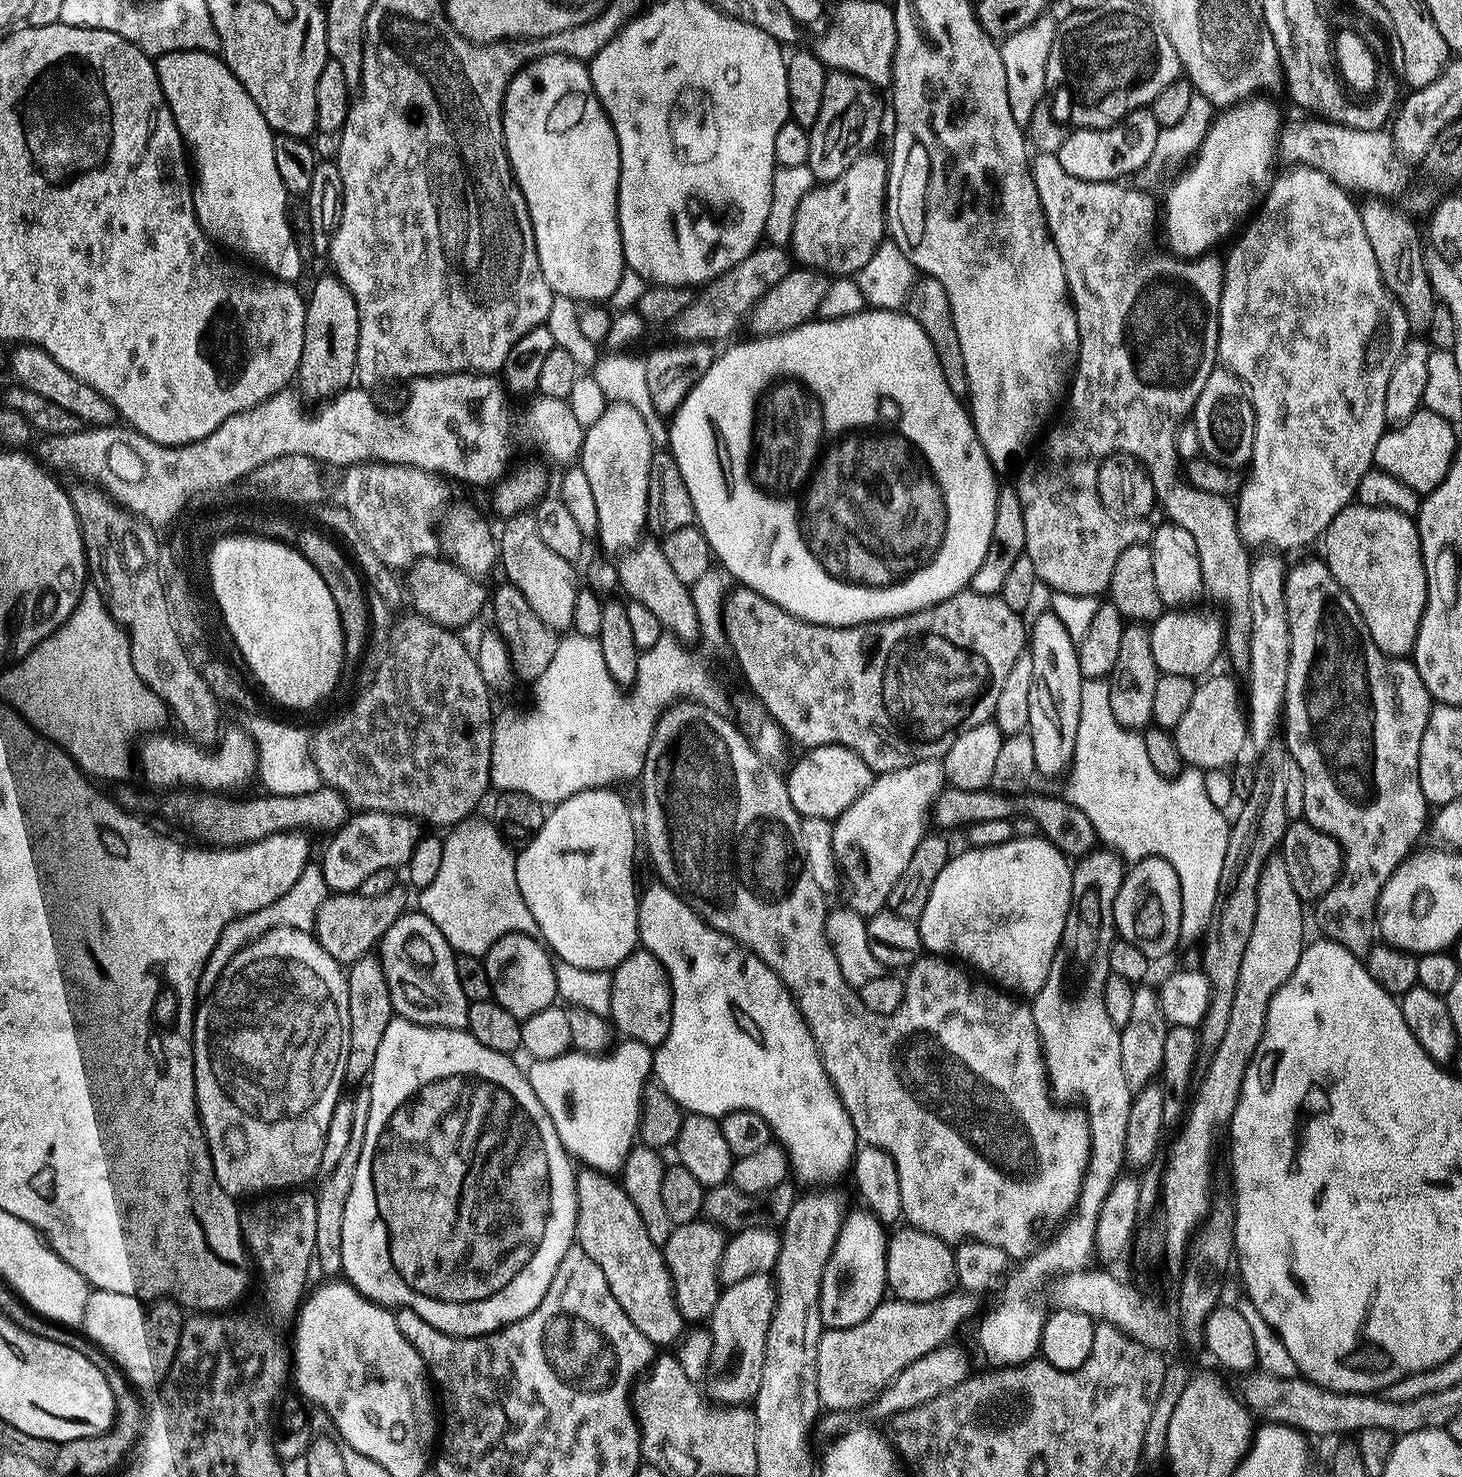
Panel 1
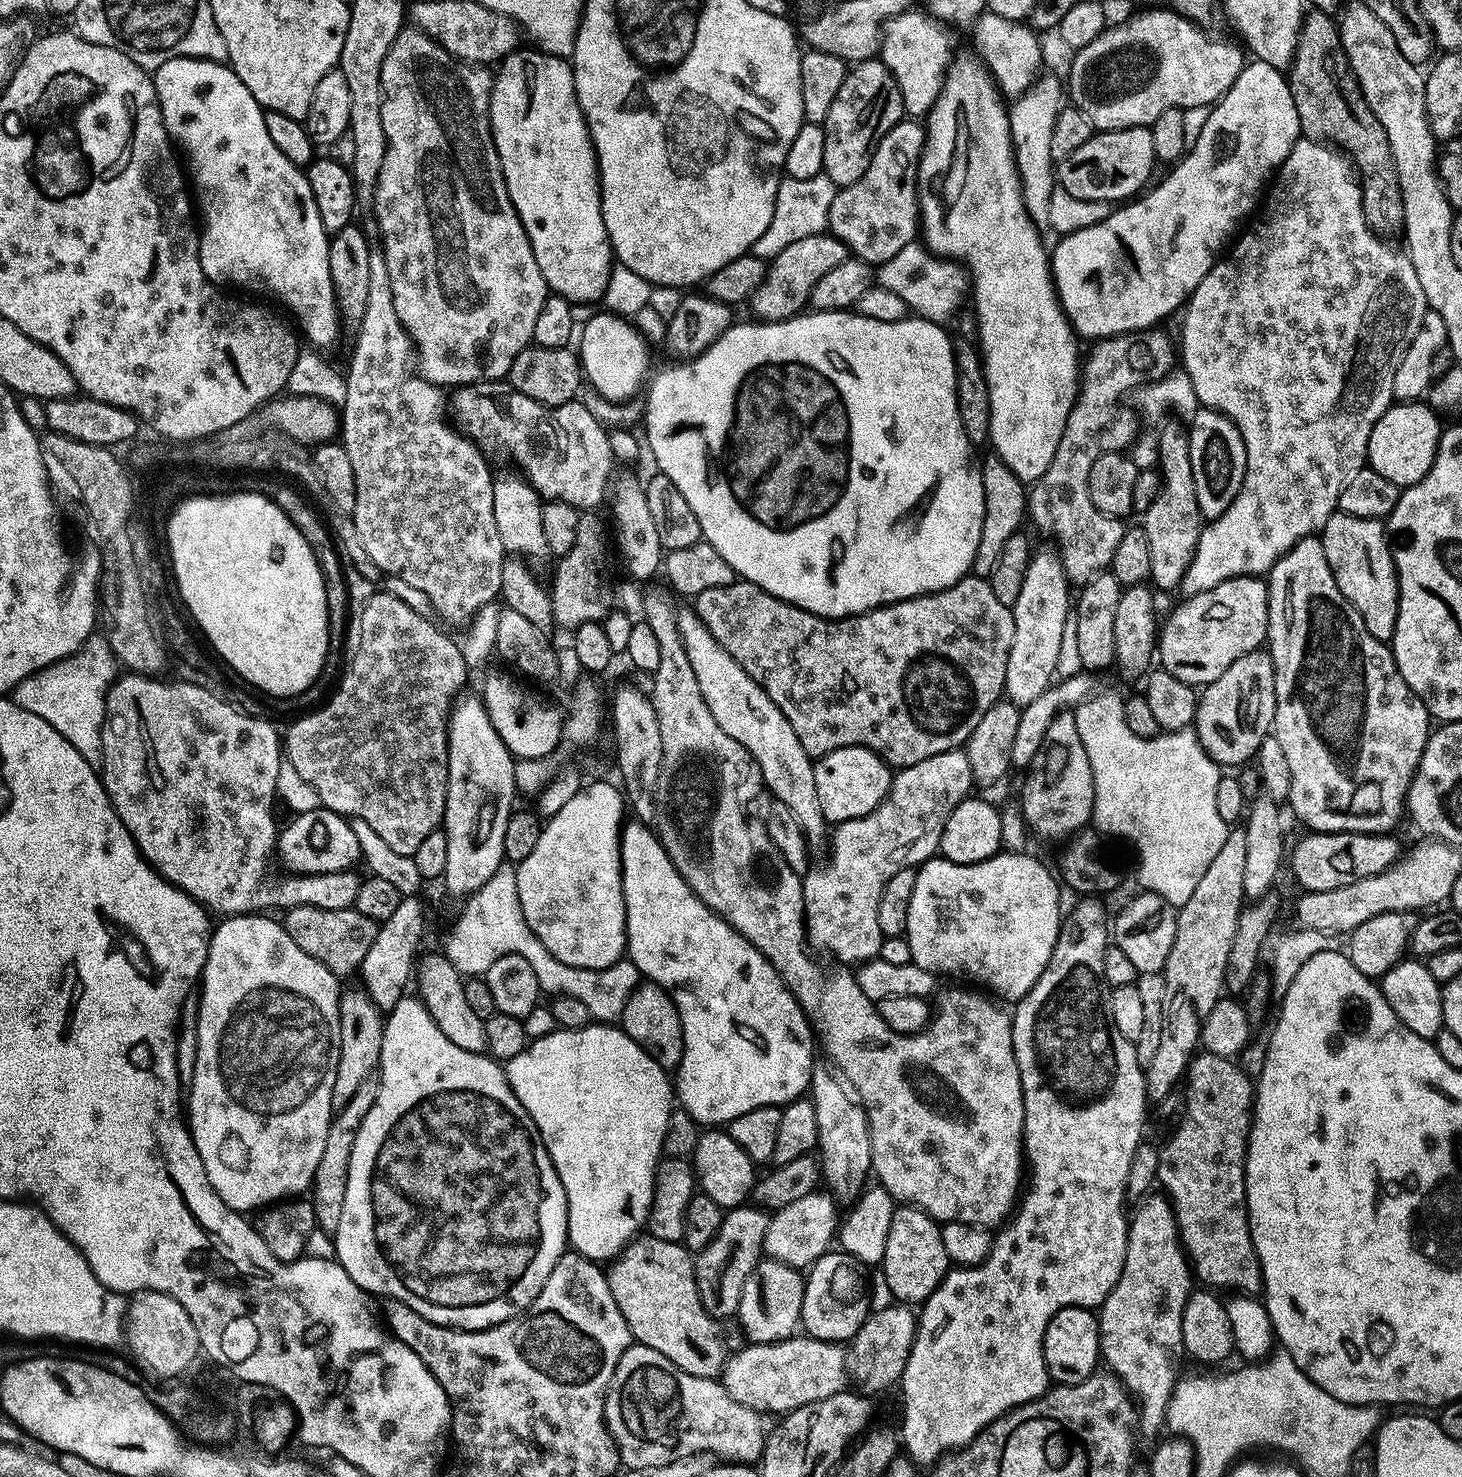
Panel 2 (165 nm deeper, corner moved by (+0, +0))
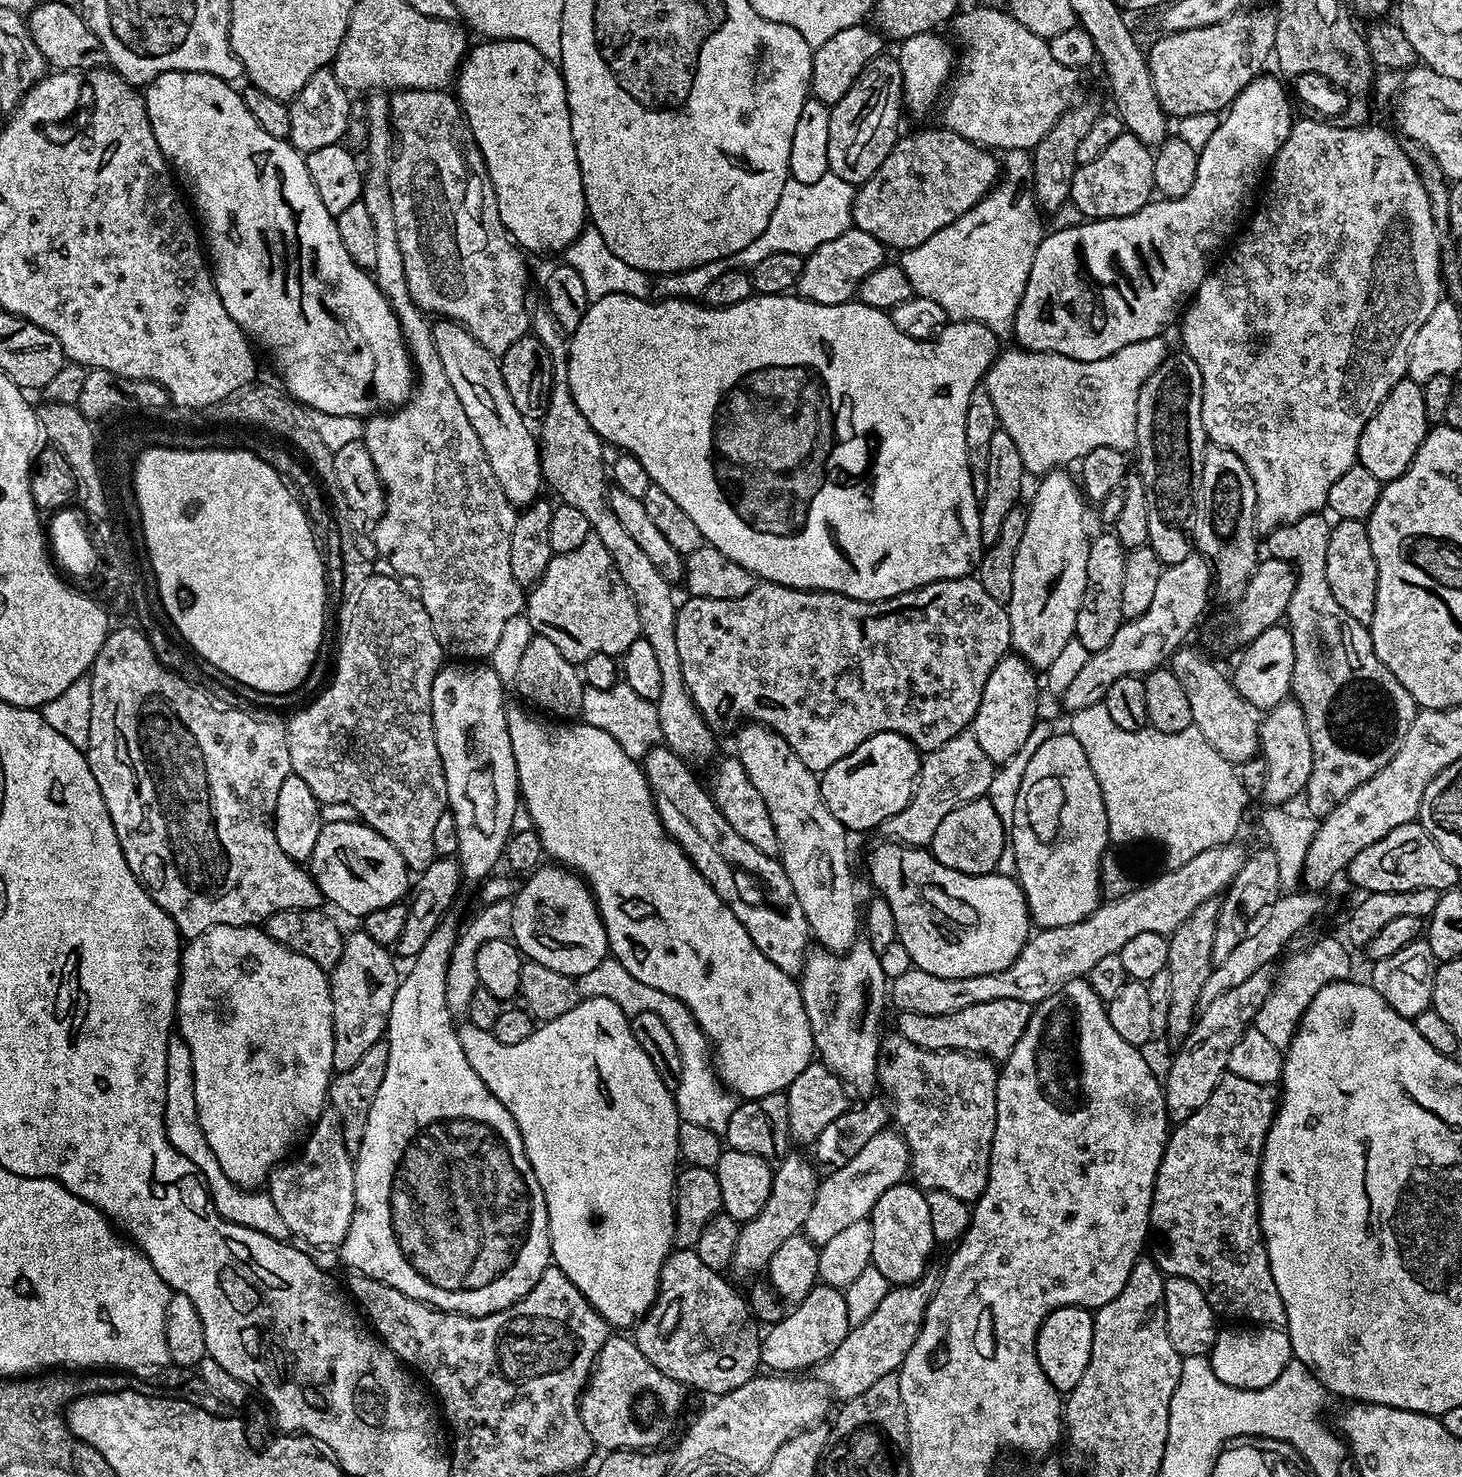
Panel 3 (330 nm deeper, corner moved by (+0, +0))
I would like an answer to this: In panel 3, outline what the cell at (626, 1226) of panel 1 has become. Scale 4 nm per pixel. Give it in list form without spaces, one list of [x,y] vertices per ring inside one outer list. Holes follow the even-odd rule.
[[[681,1248],[669,1252],[660,1271],[660,1284],[656,1287],[656,1300],[634,1328],[634,1339],[638,1350],[662,1374],[674,1378],[685,1389],[697,1388],[700,1392],[712,1392],[713,1397],[724,1396],[738,1386],[746,1386],[761,1371],[760,1342],[761,1329],[756,1316],[749,1307],[749,1301],[736,1293],[737,1285],[721,1273],[710,1270],[702,1263],[702,1258],[690,1248]]]

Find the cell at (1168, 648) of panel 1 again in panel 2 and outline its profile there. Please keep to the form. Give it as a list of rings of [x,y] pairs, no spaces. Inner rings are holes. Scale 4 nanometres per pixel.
[[[1239,576],[1238,578],[1230,578],[1226,582],[1218,582],[1218,586],[1214,586],[1214,590],[1202,590],[1202,594],[1194,594],[1187,598],[1181,599],[1181,604],[1173,610],[1168,621],[1163,621],[1162,627],[1158,632],[1158,664],[1159,667],[1165,668],[1170,674],[1174,674],[1174,678],[1179,678],[1181,682],[1193,686],[1203,686],[1214,682],[1214,678],[1220,677],[1222,673],[1230,666],[1234,666],[1234,662],[1238,662],[1238,658],[1242,658],[1242,654],[1250,654],[1257,651],[1267,641],[1268,638],[1268,581],[1258,576]]]

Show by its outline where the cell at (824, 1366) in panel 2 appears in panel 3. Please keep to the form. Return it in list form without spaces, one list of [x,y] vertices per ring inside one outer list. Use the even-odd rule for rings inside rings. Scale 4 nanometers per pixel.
[[[925,1274],[913,1284],[897,1284],[889,1287],[886,1298],[878,1302],[878,1310],[866,1318],[866,1322],[849,1327],[848,1336],[821,1364],[816,1365],[814,1376],[819,1383],[837,1401],[852,1400],[862,1390],[878,1382],[885,1374],[899,1373],[906,1354],[910,1354],[910,1346],[914,1346],[914,1338],[918,1338],[920,1327],[924,1321],[924,1311],[930,1306],[932,1295],[936,1293],[937,1277]]]

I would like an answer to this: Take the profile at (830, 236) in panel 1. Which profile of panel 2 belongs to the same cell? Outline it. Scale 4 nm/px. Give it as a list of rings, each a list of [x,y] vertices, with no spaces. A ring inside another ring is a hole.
[[[901,118],[876,141],[866,174],[858,182],[839,189],[834,202],[830,202],[827,231],[839,238],[855,259],[879,266],[917,239],[920,207],[916,197],[916,163],[924,148],[924,129],[919,119]]]

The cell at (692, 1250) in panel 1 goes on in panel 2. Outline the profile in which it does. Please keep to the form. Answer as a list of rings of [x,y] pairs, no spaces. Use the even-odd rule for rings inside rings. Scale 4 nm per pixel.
[[[755,1206],[729,1208],[718,1234],[695,1257],[698,1298],[711,1316],[735,1317],[738,1302],[742,1302],[742,1286],[762,1259],[769,1213]]]

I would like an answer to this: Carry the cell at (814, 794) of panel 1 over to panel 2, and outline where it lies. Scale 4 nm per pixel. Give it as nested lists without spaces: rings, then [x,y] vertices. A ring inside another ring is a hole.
[[[846,746],[827,752],[825,756],[819,757],[813,763],[812,769],[814,770],[814,786],[818,790],[818,806],[822,806],[825,821],[832,826],[870,814],[870,810],[877,808],[886,798],[894,775],[893,769],[877,752],[858,746]]]

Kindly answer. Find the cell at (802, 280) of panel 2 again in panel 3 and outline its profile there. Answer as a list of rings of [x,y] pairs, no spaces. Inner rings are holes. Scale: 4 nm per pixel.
[[[854,226],[847,228],[838,238],[830,242],[822,242],[818,250],[804,257],[802,278],[798,278],[795,291],[803,299],[822,306],[838,306],[849,303],[859,293],[860,284],[866,274],[874,274],[878,266],[886,263],[886,249],[874,234],[866,234],[866,230],[858,230]]]

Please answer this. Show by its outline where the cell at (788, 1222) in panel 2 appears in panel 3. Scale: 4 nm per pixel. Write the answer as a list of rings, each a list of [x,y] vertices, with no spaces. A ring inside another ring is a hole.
[[[885,1130],[874,1134],[846,1166],[831,1169],[828,1177],[819,1181],[814,1198],[814,1207],[810,1210],[810,1218],[806,1218],[802,1229],[813,1244],[819,1246],[830,1242],[844,1227],[859,1220],[866,1220],[872,1214],[874,1202],[890,1190],[890,1186],[901,1183],[909,1175],[908,1147],[904,1137],[896,1130]]]

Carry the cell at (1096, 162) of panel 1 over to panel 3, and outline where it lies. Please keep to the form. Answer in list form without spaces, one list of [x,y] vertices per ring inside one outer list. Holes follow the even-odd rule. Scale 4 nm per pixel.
[[[1123,132],[1094,158],[1094,162],[1079,165],[1073,178],[1070,203],[1088,220],[1109,220],[1142,210],[1154,196],[1153,155],[1153,149],[1138,142],[1134,134]]]

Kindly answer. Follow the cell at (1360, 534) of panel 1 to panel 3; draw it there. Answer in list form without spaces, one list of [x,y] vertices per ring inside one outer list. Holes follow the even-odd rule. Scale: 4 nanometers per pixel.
[[[1340,520],[1332,524],[1330,546],[1326,546],[1326,582],[1330,582],[1330,594],[1334,594],[1338,606],[1342,606],[1342,610],[1346,610],[1354,622],[1371,625],[1378,586],[1378,566],[1374,562],[1374,550],[1370,550],[1365,521]]]

